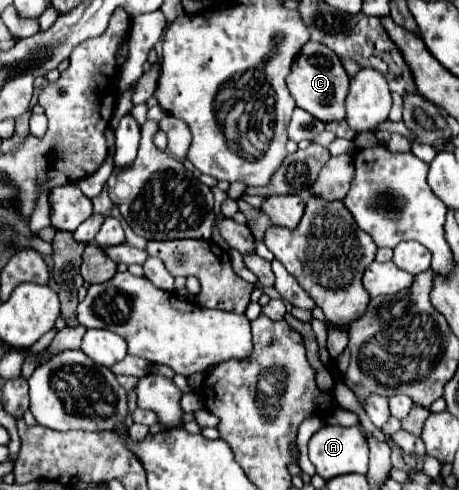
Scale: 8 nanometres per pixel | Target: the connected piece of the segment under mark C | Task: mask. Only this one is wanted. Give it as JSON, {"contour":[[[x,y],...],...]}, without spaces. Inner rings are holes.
{"contour":[[[309,41],[297,57],[291,75],[287,77],[287,87],[299,109],[305,109],[315,119],[329,123],[345,119],[345,97],[349,93],[349,81],[351,79],[343,69],[341,59],[329,47]]]}

